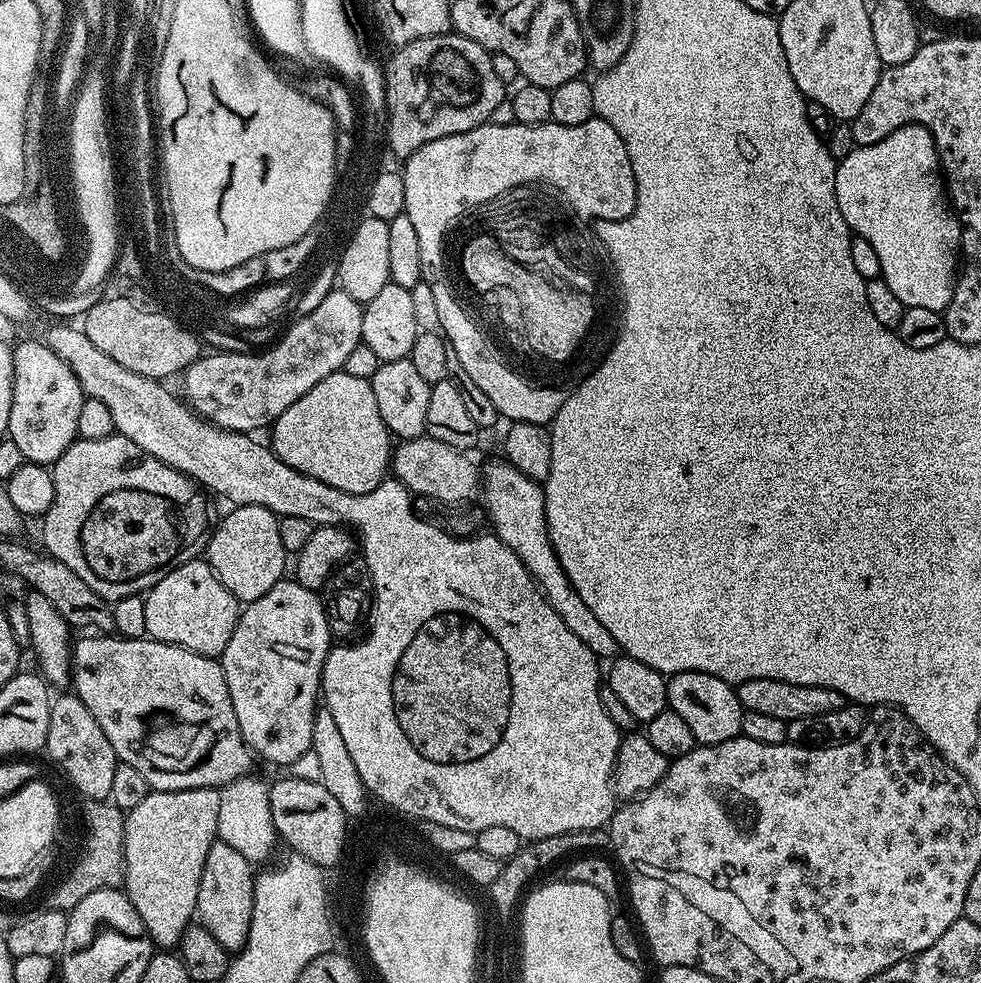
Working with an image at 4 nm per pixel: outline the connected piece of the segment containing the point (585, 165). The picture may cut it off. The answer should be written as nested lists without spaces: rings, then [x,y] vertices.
[[[593,118],[582,122],[582,126],[562,126],[561,124],[507,124],[498,126],[494,123],[481,124],[479,128],[454,134],[446,138],[438,138],[434,142],[426,142],[412,156],[403,161],[402,175],[404,189],[406,190],[406,202],[404,211],[414,225],[418,234],[418,251],[422,254],[422,270],[424,271],[423,283],[434,290],[434,303],[438,306],[438,318],[440,319],[439,331],[454,354],[458,354],[458,362],[470,374],[474,381],[490,397],[490,402],[498,409],[505,421],[534,422],[545,426],[551,425],[552,419],[558,414],[559,404],[564,398],[564,386],[560,380],[560,388],[556,392],[536,392],[536,388],[528,388],[528,384],[520,384],[508,368],[500,365],[500,360],[492,356],[488,344],[480,337],[480,332],[464,320],[464,312],[452,304],[448,292],[444,288],[444,280],[432,280],[432,264],[440,268],[440,232],[444,232],[444,224],[464,208],[464,204],[476,204],[476,200],[484,200],[484,196],[492,196],[492,192],[500,192],[500,188],[508,188],[508,184],[516,184],[516,180],[552,180],[552,184],[560,184],[568,196],[572,196],[572,204],[580,208],[588,216],[618,217],[624,216],[629,208],[632,208],[632,200],[636,197],[636,183],[634,182],[634,170],[630,166],[630,154],[626,154],[626,142],[618,138],[618,130],[610,126],[610,122]]]

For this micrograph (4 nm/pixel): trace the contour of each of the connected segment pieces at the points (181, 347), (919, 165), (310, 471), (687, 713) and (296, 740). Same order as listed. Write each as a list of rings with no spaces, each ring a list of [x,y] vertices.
[[[100,298],[95,302],[96,305],[84,316],[82,330],[86,338],[90,338],[90,342],[102,350],[102,354],[114,358],[118,366],[126,366],[126,370],[134,370],[134,374],[164,382],[167,376],[179,377],[185,368],[200,359],[200,336],[174,317],[143,311],[137,308],[132,299],[104,301]]]
[[[907,124],[898,130],[894,130],[894,134],[882,138],[882,142],[861,144],[853,147],[853,149],[853,152],[846,153],[844,157],[841,155],[836,165],[834,194],[838,198],[838,210],[842,210],[842,218],[846,218],[848,227],[852,229],[855,235],[866,238],[866,242],[870,242],[870,246],[874,246],[875,252],[878,253],[878,262],[882,265],[880,275],[886,282],[886,286],[890,286],[890,290],[894,290],[898,302],[902,302],[905,308],[921,308],[922,310],[934,310],[935,312],[943,313],[956,289],[958,261],[962,256],[960,247],[962,225],[960,217],[956,215],[949,197],[946,195],[946,184],[942,179],[940,166],[940,155],[936,152],[934,138],[930,134],[930,130],[926,130],[920,124]]]
[[[343,370],[330,374],[318,382],[294,406],[270,426],[270,447],[286,466],[334,486],[350,494],[370,494],[390,472],[393,445],[388,445],[390,433],[378,414],[372,381],[354,378]]]
[[[674,672],[667,677],[667,682],[668,707],[690,726],[690,734],[694,734],[697,745],[726,742],[740,735],[745,710],[733,685],[722,678],[714,678],[714,674],[701,672]]]
[[[285,578],[279,580],[262,598],[251,601],[241,611],[240,618],[236,622],[236,629],[226,646],[222,663],[224,673],[226,674],[226,686],[230,690],[230,702],[234,702],[234,718],[238,718],[238,730],[242,730],[242,738],[248,743],[249,748],[257,757],[269,760],[272,764],[284,764],[290,766],[296,759],[301,758],[302,754],[312,750],[312,735],[314,734],[314,714],[322,700],[320,690],[320,675],[324,669],[324,663],[328,657],[329,648],[333,647],[334,637],[331,628],[328,627],[328,613],[326,605],[319,595],[313,589],[302,586],[294,578]]]

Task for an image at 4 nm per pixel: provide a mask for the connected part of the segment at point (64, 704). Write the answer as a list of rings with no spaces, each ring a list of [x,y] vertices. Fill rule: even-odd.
[[[66,693],[60,697],[57,695],[52,701],[45,753],[48,752],[51,760],[60,764],[65,776],[85,795],[85,799],[108,799],[114,770],[119,764],[116,751],[85,704],[73,693]]]

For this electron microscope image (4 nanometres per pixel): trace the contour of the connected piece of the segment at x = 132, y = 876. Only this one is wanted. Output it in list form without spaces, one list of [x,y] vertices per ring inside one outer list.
[[[195,788],[177,792],[149,791],[138,806],[127,813],[124,821],[124,883],[123,891],[130,898],[138,918],[146,926],[153,945],[160,950],[172,950],[179,945],[183,932],[193,923],[198,902],[198,882],[206,866],[206,854],[218,838],[220,794],[215,788]]]

